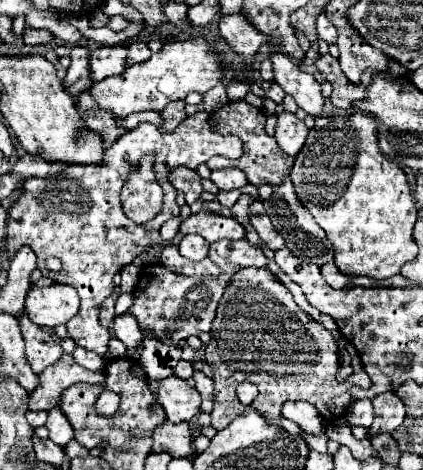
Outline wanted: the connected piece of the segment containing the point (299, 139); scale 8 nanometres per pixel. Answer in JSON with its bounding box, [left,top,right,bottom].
[274,111,308,155]

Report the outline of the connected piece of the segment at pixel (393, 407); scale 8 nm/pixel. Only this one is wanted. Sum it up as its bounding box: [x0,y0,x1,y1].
[370,393,404,433]

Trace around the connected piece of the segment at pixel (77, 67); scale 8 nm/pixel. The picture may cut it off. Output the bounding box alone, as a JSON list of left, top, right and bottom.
[64,45,92,95]

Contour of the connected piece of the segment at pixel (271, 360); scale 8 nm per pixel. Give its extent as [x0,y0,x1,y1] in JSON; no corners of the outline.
[204,267,368,429]

